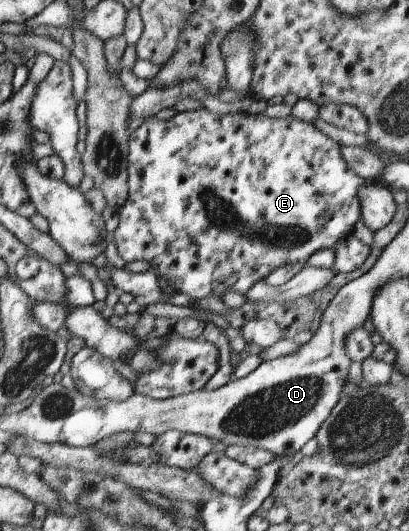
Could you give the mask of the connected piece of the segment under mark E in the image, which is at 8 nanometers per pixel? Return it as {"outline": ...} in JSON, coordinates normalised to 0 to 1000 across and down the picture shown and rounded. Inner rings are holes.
{"outline":[[[487,203],[467,211],[430,213],[416,226],[396,228],[359,220],[333,245],[313,254],[311,377],[286,394],[291,420],[276,435],[274,450],[289,484],[301,495],[328,490],[364,493],[381,520],[408,524],[425,550],[452,554],[467,567],[487,565],[511,554],[535,559],[550,546],[597,556],[619,535],[653,524],[658,514],[675,505],[697,497],[721,497],[721,493],[736,497],[736,493],[748,493],[765,475],[785,467],[812,467],[826,452],[853,443],[868,418],[880,414],[873,358],[892,347],[892,339],[888,331],[863,328],[839,305],[831,273],[785,250],[768,235],[711,222],[711,217],[689,224],[658,222],[643,213],[533,217]]]}

